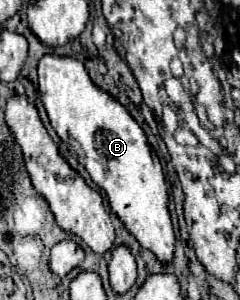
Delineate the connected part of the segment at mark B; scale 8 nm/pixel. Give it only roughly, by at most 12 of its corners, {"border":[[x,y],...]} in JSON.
{"border":[[46,54],[52,128],[162,264],[174,226],[144,130],[76,58]]}

